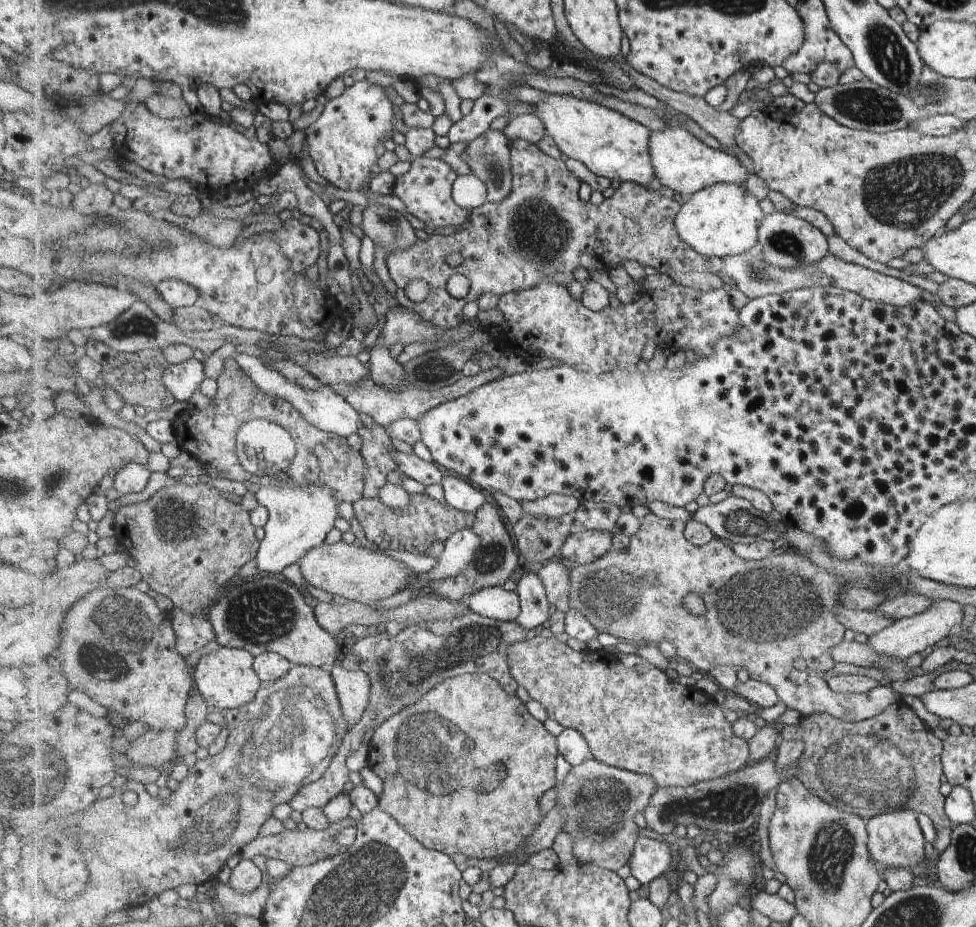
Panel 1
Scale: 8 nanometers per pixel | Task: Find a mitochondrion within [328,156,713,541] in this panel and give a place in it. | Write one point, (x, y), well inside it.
(538, 234)

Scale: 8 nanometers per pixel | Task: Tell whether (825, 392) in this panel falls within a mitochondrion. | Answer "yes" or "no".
no

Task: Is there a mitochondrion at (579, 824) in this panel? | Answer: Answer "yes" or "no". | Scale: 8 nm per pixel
yes

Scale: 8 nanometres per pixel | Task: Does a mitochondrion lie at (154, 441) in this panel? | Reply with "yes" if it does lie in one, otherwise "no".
no

